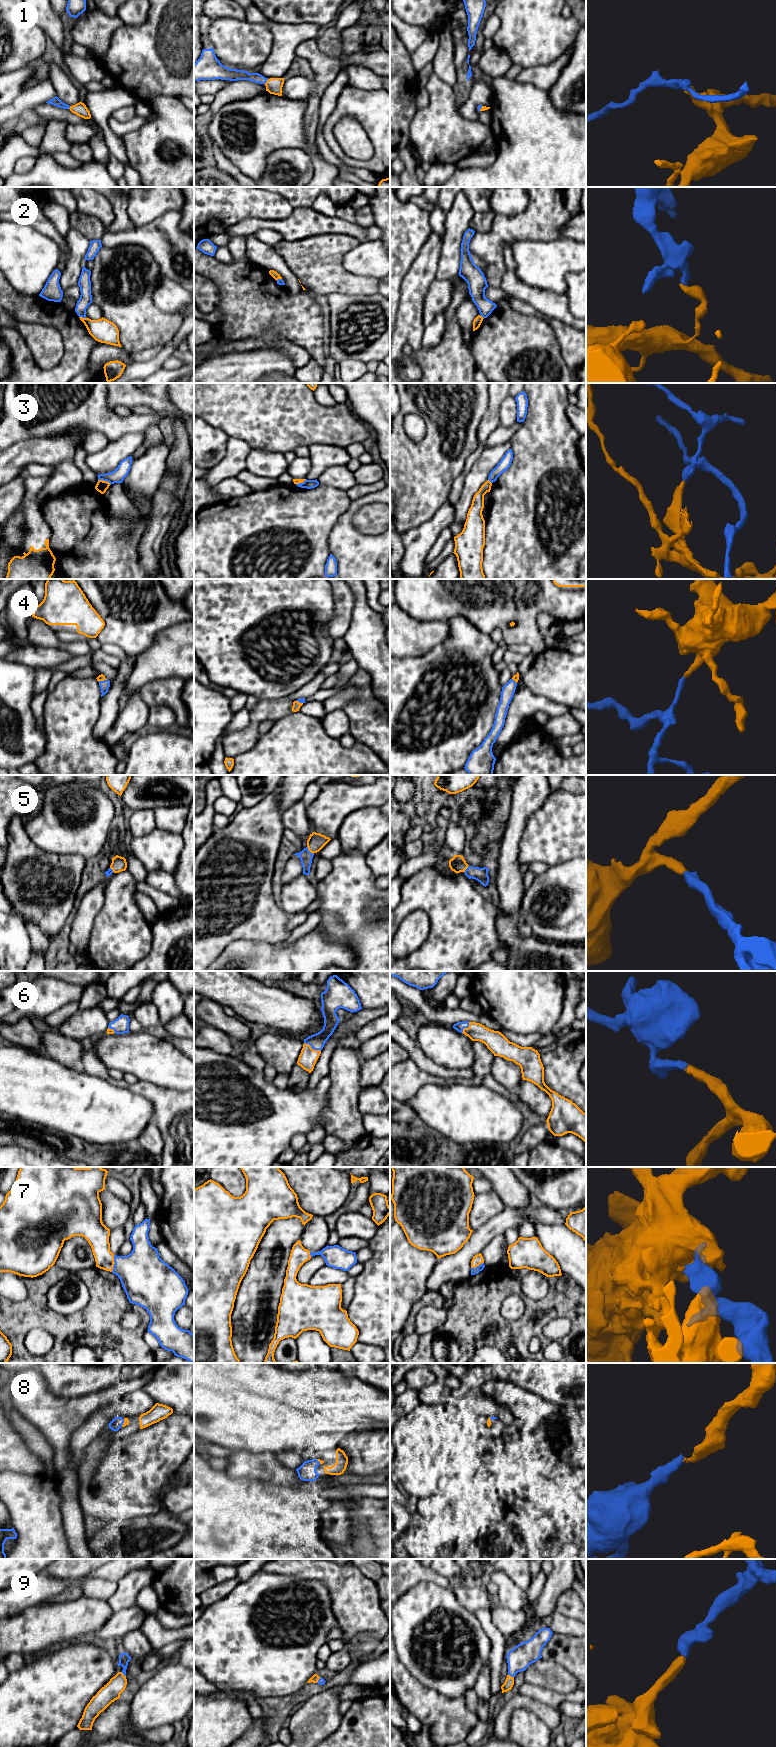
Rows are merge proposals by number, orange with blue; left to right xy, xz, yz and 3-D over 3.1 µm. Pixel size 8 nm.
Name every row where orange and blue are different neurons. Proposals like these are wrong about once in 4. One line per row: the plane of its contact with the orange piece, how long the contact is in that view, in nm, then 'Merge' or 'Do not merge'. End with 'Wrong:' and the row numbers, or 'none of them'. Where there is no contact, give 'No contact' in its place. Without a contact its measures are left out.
1: Touches orange in xz. Shared border 50 nm. Merge
2: Touches orange in xy. Shared border 60 nm. Do not merge
3: Touches orange in xy. Shared border 110 nm. Do not merge
4: Touches orange in xy. Shared border 70 nm. Merge
5: Touches orange in xz. Shared border 90 nm. Merge
6: Touches orange in xz. Shared border 150 nm. Merge
7: Touches orange in xy. Shared border 140 nm. Merge
8: Touches orange in xy. Shared border 60 nm. Merge
9: Touches orange in yz. Shared border 50 nm. Merge
Wrong: 2, 3

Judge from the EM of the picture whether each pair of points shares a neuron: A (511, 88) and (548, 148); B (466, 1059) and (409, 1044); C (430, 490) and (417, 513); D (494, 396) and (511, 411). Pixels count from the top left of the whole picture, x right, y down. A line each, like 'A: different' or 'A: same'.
A: same
B: different
C: same
D: different

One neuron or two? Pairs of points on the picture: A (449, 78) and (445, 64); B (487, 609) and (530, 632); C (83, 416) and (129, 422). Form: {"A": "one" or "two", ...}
{"A": "one", "B": "one", "C": "one"}

